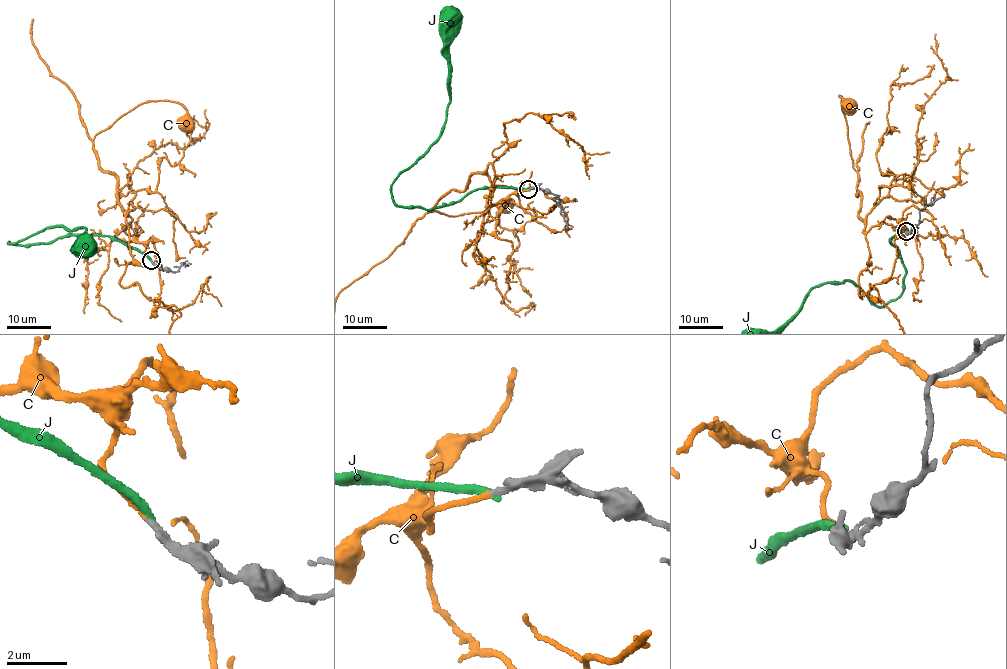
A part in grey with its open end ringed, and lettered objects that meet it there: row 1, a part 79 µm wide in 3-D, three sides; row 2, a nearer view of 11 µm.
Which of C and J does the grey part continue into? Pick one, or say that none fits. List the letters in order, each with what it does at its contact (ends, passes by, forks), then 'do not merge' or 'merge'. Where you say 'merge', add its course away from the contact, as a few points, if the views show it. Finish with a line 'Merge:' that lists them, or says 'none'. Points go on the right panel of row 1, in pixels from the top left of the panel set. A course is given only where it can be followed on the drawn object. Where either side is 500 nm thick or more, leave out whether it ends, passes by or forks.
C: it ends; merge; course (906, 232), (903, 223), (904, 230), (881, 222), (864, 232), (858, 174), (839, 96), (849, 106)
J: it ends; do not merge
Merge: C

